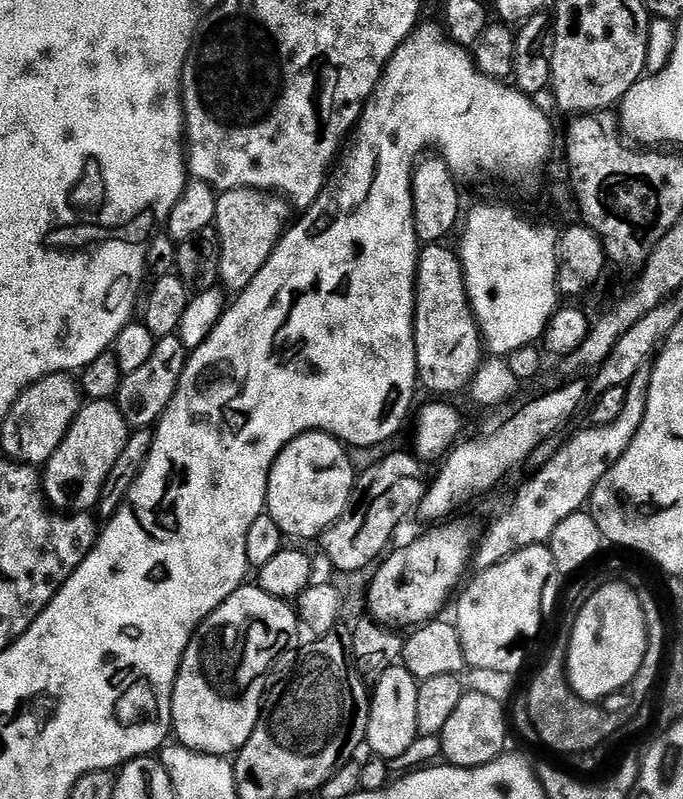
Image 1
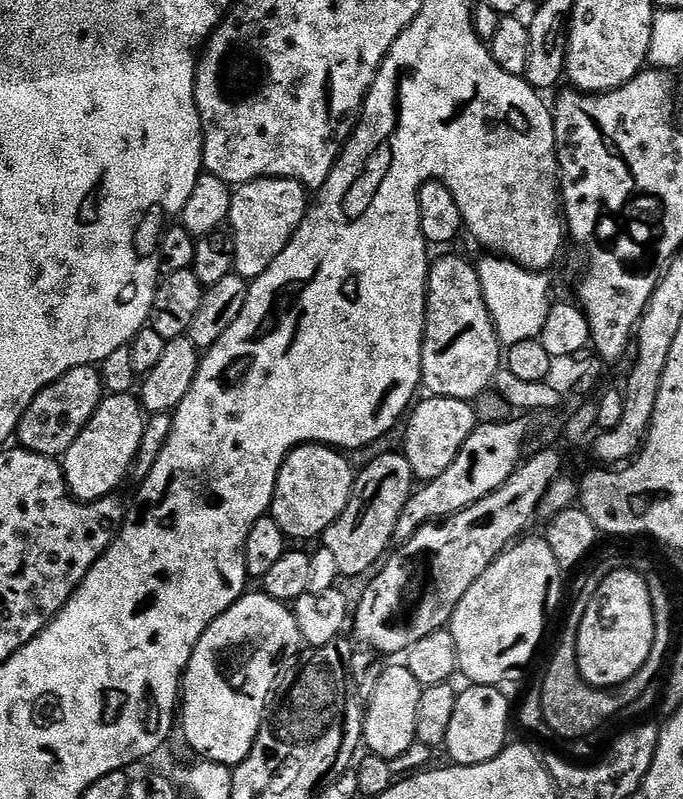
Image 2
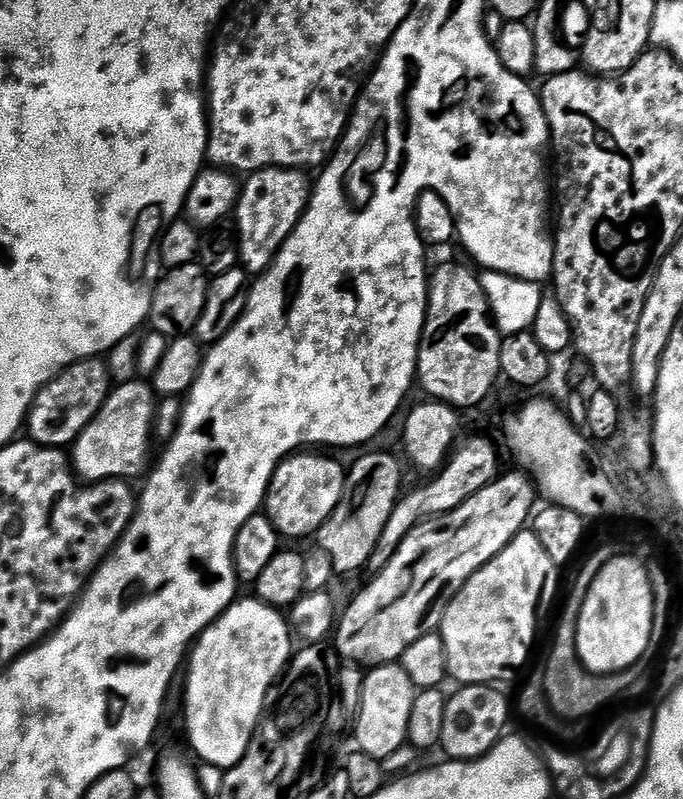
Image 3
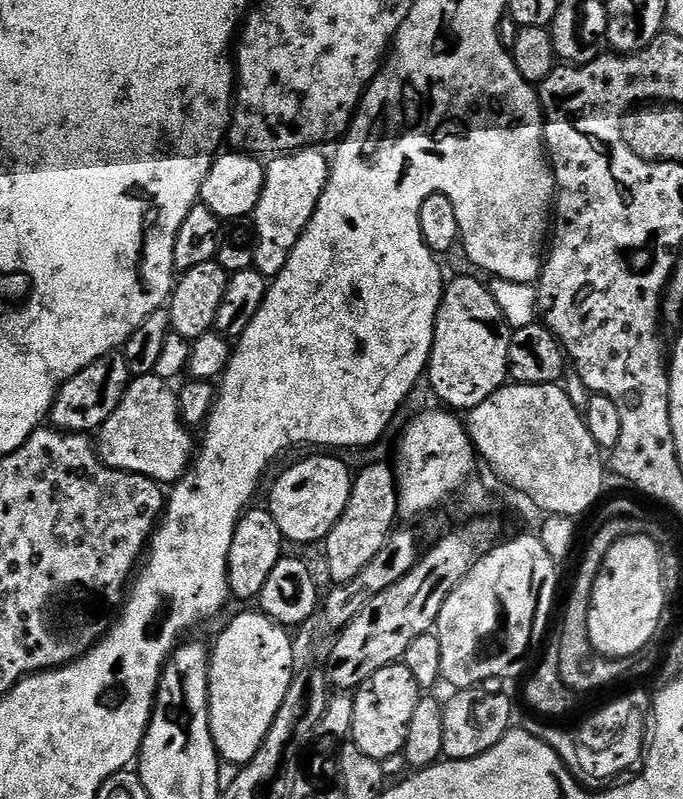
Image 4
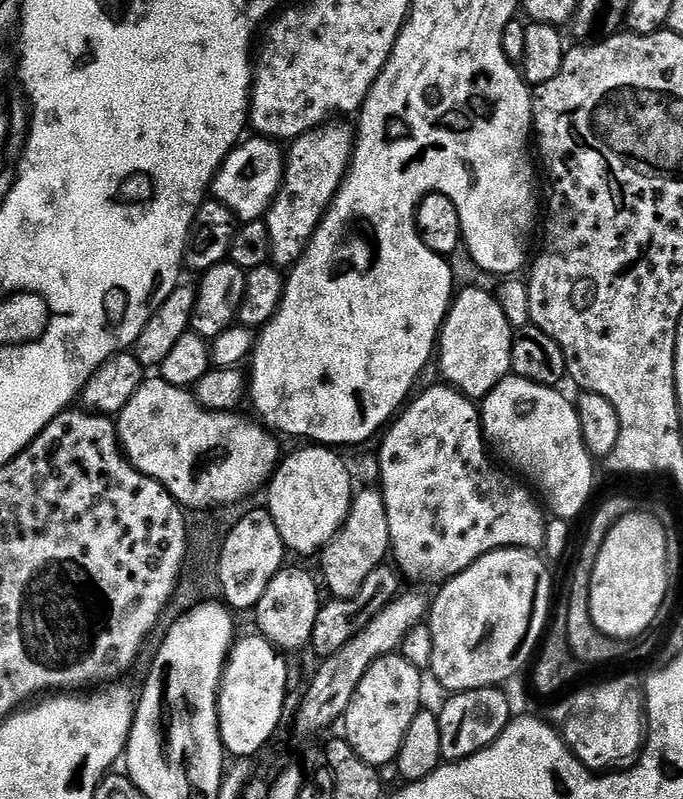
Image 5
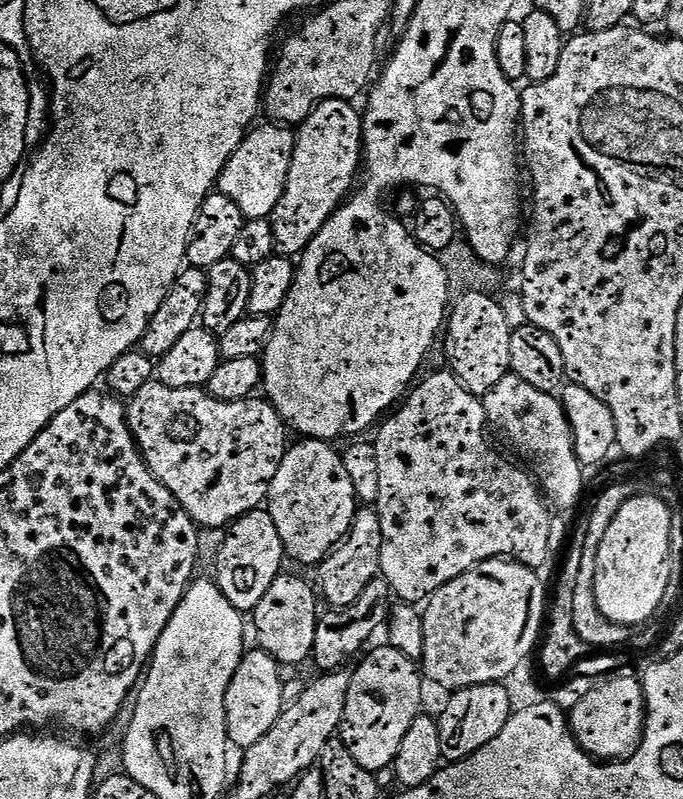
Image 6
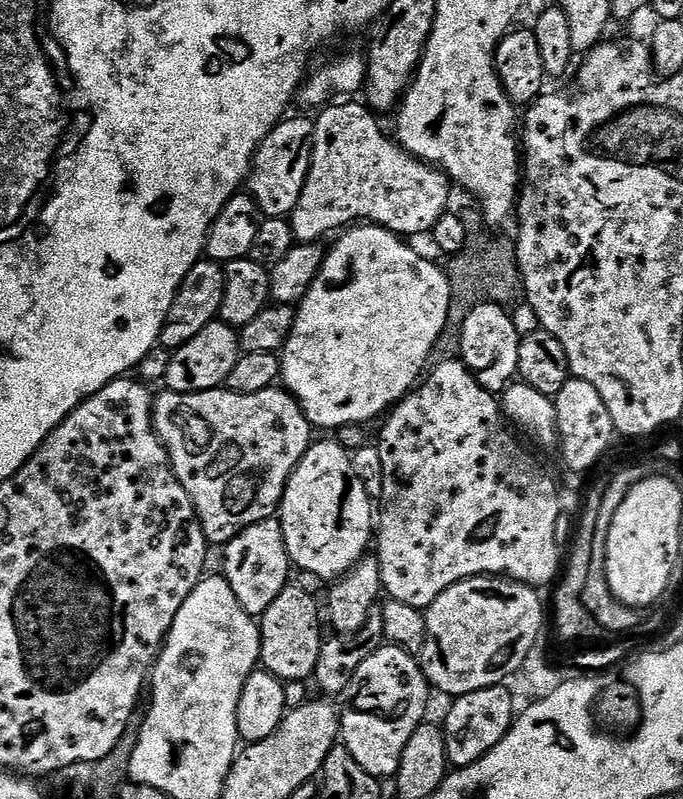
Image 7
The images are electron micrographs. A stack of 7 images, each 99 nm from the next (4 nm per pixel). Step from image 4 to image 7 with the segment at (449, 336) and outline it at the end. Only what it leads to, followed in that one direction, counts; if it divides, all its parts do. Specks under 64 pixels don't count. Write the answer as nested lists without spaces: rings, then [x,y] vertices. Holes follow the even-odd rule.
[[[480,304],[470,309],[460,327],[458,356],[487,392],[500,394],[517,379],[520,338],[507,307],[499,304]]]

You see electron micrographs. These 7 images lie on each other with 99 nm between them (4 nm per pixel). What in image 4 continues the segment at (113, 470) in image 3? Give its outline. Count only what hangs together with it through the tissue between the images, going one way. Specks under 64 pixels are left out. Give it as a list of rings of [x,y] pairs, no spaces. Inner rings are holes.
[[[155,374],[135,377],[129,383],[114,414],[98,429],[100,460],[107,468],[133,472],[161,486],[175,484],[188,471],[194,459],[194,436],[192,440],[189,425],[180,419],[176,392],[168,388],[169,381]]]

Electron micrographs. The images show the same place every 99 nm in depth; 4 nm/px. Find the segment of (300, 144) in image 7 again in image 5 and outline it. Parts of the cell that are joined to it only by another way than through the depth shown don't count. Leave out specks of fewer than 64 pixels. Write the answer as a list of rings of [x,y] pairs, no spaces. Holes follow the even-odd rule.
[[[267,138],[245,139],[224,159],[224,164],[212,181],[215,199],[231,210],[237,221],[264,220],[284,181],[285,153],[277,141]]]

